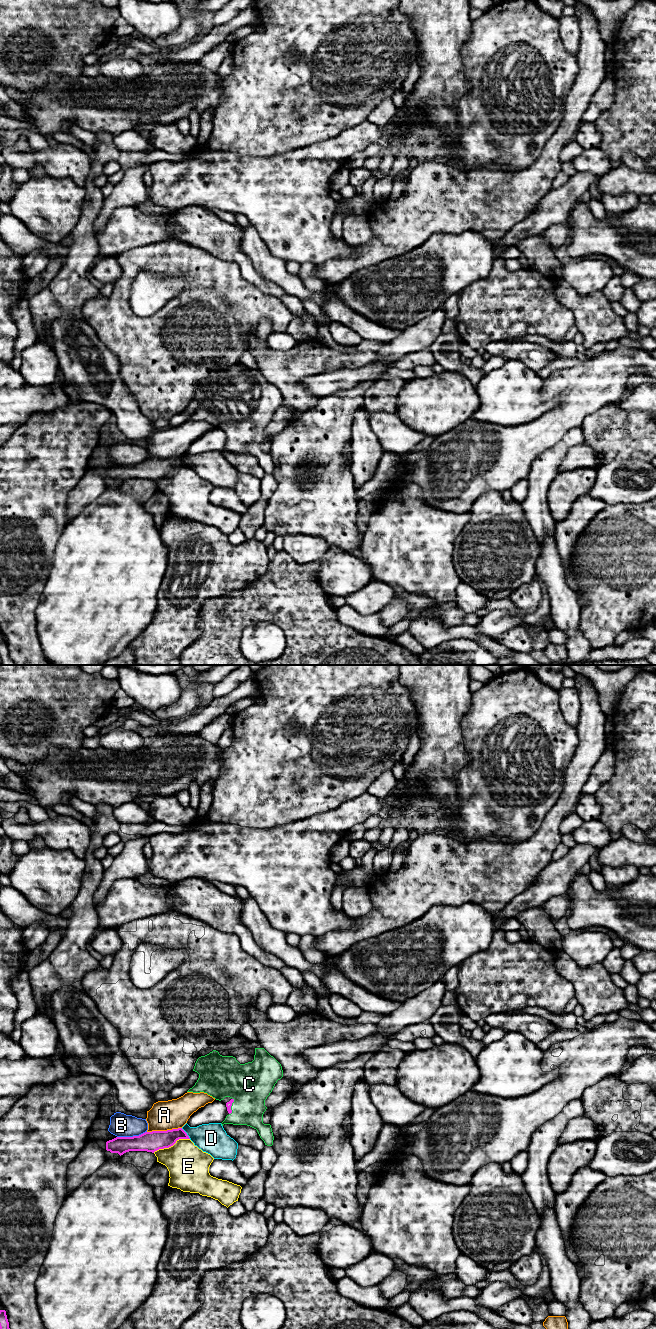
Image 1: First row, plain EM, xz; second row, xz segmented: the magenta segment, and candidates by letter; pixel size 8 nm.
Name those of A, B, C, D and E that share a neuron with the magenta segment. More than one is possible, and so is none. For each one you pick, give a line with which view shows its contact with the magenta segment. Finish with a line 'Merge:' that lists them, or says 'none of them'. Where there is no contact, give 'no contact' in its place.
C: meets magenta in xz
Merge: C

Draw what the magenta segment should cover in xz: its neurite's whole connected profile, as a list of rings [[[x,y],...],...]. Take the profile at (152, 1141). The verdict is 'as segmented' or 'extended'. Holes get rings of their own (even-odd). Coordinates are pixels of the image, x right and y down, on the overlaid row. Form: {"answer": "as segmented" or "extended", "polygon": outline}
{"answer": "as segmented", "polygon": [[[182,1129],[145,1132],[139,1136],[116,1137],[106,1142],[106,1150],[120,1156],[129,1151],[147,1151],[154,1153],[159,1149],[173,1146],[179,1139],[190,1139]]]}

